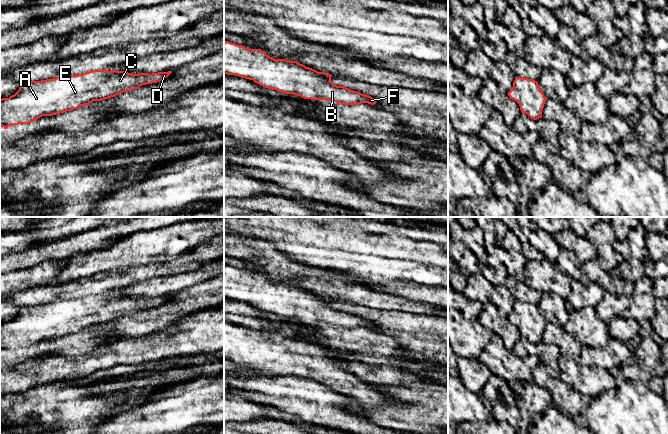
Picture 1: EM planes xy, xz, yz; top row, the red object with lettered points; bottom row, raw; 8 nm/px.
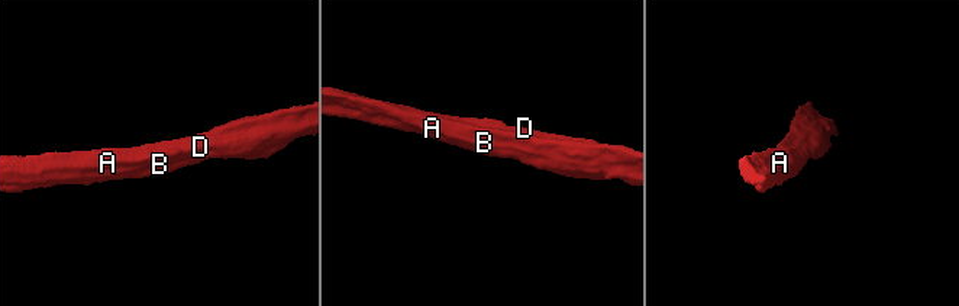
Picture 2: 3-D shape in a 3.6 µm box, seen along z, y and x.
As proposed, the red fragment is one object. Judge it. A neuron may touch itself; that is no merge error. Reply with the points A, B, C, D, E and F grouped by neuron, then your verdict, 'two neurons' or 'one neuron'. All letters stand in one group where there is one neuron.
A B C D E F; one neuron

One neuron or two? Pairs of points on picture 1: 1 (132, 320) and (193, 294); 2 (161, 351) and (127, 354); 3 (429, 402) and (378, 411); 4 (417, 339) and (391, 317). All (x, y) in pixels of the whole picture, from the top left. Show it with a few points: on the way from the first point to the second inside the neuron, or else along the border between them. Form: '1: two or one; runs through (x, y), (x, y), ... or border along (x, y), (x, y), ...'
1: one; runs through (148, 321), (171, 319), (180, 310)
2: one; runs through (153, 351), (135, 351)
3: one; runs through (416, 415), (391, 415)
4: one; runs through (409, 339), (404, 337), (392, 325)

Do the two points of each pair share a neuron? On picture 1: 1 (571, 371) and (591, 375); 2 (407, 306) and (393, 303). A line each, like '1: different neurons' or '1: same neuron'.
1: same neuron
2: same neuron

